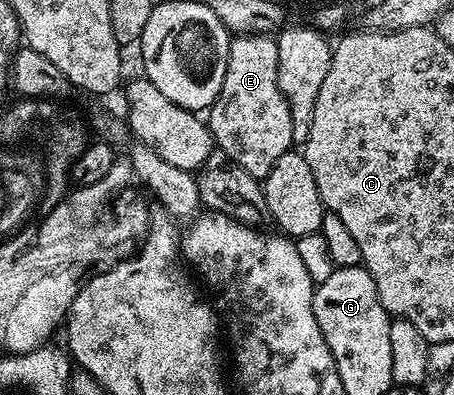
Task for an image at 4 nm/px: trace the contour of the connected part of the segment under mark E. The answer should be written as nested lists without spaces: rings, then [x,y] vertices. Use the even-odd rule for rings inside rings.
[[[241,34],[231,39],[231,47],[229,48],[229,56],[227,57],[227,67],[225,68],[225,80],[221,84],[221,92],[217,96],[217,100],[209,108],[209,125],[211,128],[211,137],[214,145],[220,151],[226,154],[232,163],[238,169],[244,170],[249,176],[262,180],[269,176],[270,169],[273,164],[277,164],[277,160],[281,160],[281,156],[285,156],[285,152],[292,149],[293,146],[293,116],[289,116],[289,104],[285,100],[285,96],[281,92],[281,88],[277,84],[277,41],[270,34]]]

